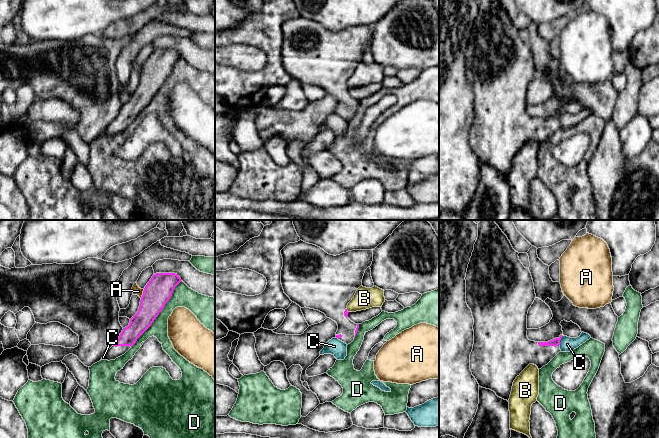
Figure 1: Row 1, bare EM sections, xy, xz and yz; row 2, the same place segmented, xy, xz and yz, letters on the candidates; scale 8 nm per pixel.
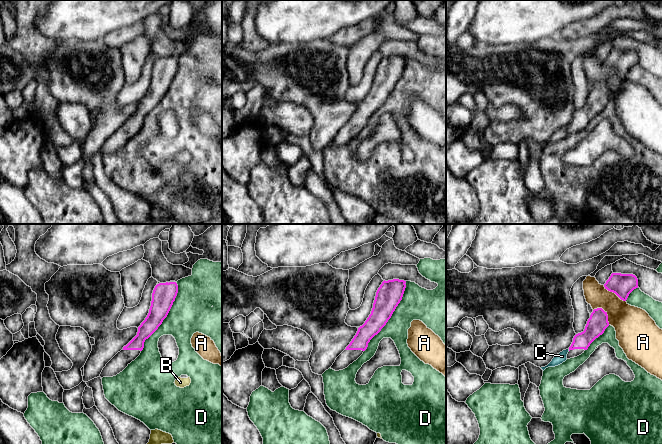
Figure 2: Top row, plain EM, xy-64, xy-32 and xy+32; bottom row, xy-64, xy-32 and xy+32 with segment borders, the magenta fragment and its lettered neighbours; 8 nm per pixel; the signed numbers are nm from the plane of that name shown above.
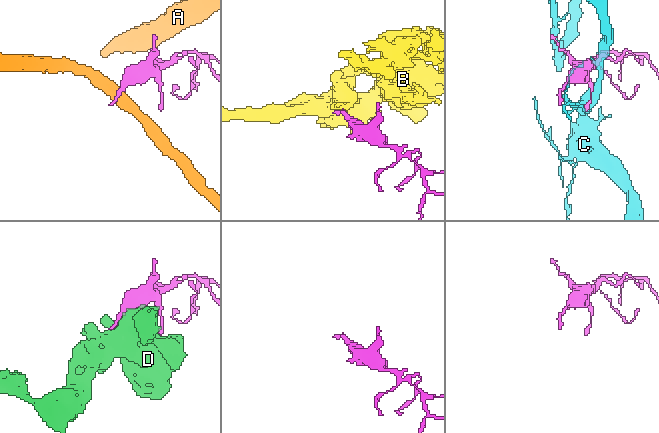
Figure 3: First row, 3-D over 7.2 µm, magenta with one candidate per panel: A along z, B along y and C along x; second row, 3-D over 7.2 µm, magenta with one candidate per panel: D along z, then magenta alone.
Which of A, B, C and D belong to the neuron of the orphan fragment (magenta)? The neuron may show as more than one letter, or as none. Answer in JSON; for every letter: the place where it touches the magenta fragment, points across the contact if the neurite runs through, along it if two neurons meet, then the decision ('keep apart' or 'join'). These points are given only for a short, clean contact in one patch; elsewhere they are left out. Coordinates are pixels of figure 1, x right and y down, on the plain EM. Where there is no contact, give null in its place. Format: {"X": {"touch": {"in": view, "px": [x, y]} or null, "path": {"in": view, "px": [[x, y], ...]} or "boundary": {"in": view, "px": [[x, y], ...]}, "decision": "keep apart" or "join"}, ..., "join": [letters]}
{"A": {"touch": {"in": "xy", "px": [143, 69]}, "boundary": {"in": "xy", "px": [[144, 65], [140, 73]]}, "decision": "keep apart"}, "B": {"touch": {"in": "xz", "px": [347, 87]}, "boundary": {"in": "xz", "px": [[346, 85], [348, 88]]}, "decision": "keep apart"}, "C": {"touch": {"in": "yz", "px": [560, 115]}, "decision": "keep apart"}, "D": {"touch": {"in": "xy", "px": [158, 90]}, "decision": "keep apart"}, "join": []}

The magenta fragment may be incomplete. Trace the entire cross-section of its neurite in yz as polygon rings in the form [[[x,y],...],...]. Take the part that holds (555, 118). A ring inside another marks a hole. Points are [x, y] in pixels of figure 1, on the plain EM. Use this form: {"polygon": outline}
{"polygon": [[[478,0],[478,13],[474,20],[474,26],[472,28],[472,32],[470,34],[470,38],[468,40],[467,48],[466,48],[466,79],[468,83],[471,85],[472,92],[474,95],[474,120],[473,125],[470,130],[470,146],[472,151],[477,156],[478,160],[482,164],[490,165],[496,169],[496,171],[504,176],[509,178],[509,174],[512,167],[513,158],[517,152],[529,141],[534,140],[541,145],[543,142],[547,141],[561,126],[560,126],[560,116],[562,111],[559,114],[555,114],[548,118],[535,118],[531,117],[527,113],[527,90],[528,86],[533,80],[536,70],[534,65],[534,59],[529,45],[525,44],[518,33],[518,28],[516,28],[507,12],[502,8],[497,0]]]}

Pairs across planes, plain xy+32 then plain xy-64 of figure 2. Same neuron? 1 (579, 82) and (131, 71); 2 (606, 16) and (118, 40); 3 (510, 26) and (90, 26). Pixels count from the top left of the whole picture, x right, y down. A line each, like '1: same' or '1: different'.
1: same
2: same
3: same

